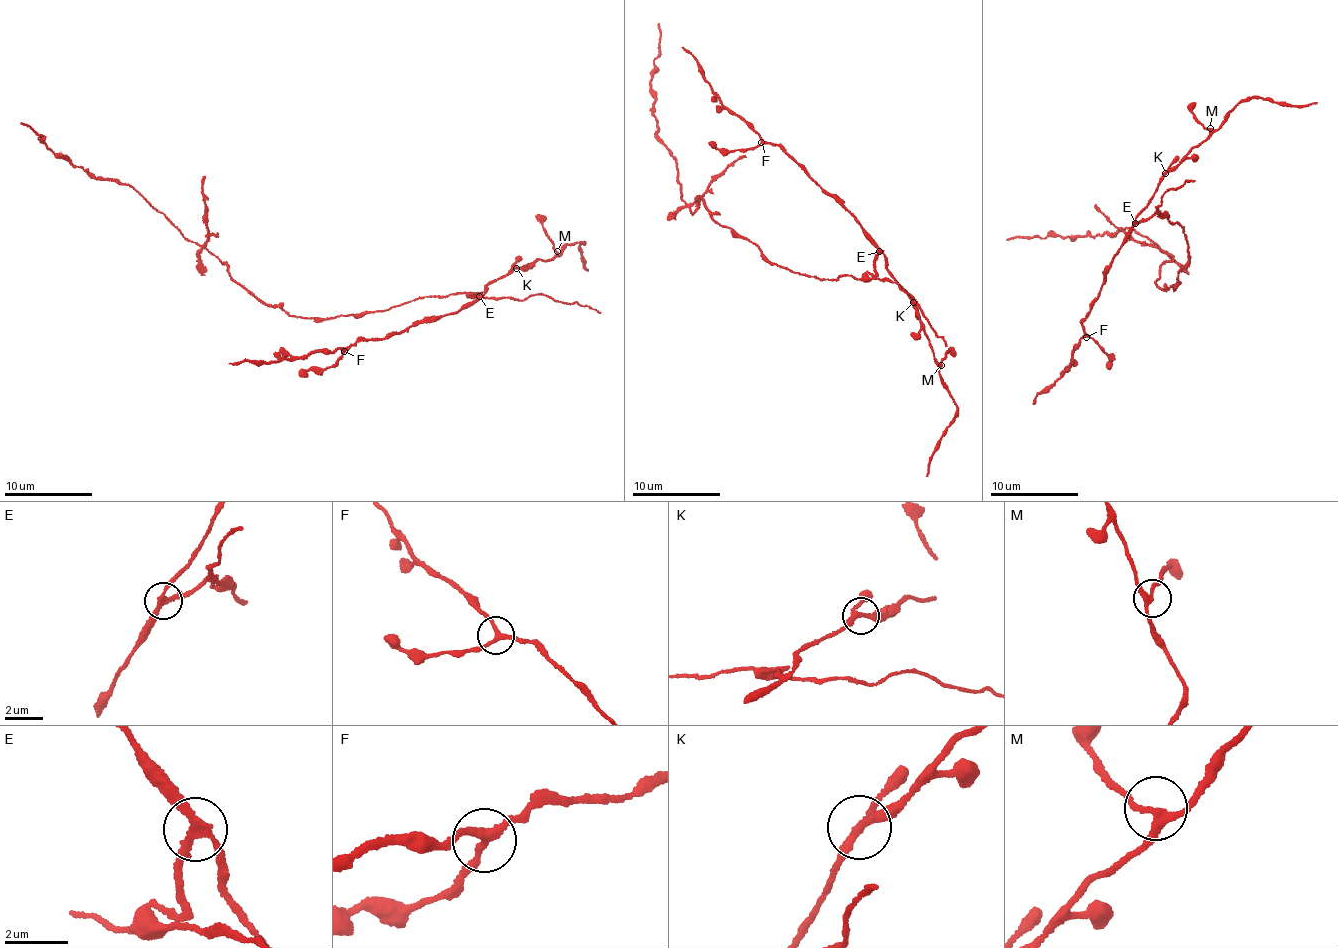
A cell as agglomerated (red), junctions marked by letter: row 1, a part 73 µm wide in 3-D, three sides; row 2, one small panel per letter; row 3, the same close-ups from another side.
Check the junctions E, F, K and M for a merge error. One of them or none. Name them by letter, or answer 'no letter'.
E

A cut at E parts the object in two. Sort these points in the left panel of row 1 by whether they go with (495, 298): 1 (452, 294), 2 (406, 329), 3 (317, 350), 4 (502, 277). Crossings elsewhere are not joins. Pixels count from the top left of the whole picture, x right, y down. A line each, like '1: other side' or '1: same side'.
1: same side
2: other side
3: other side
4: other side

